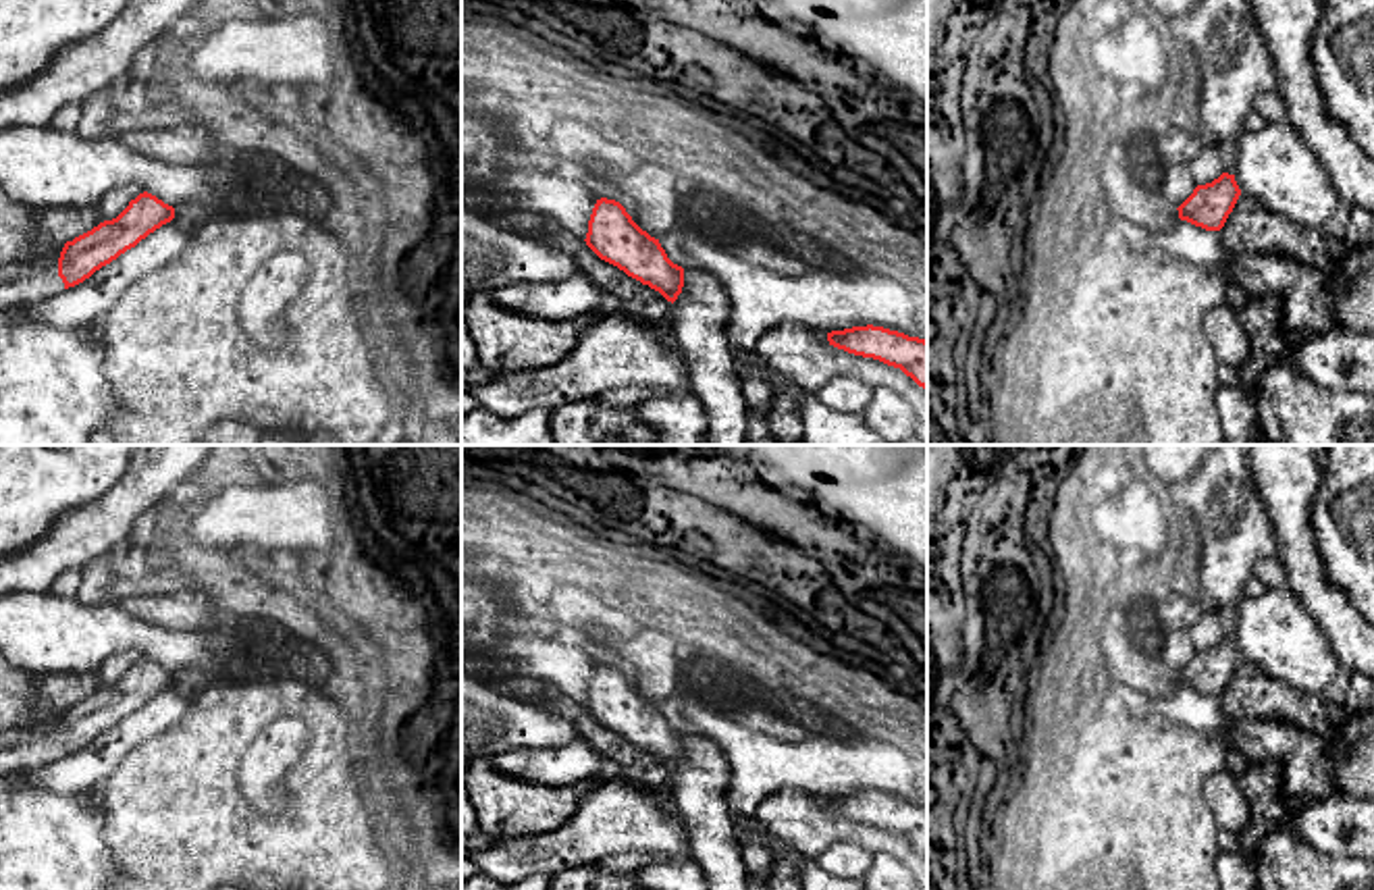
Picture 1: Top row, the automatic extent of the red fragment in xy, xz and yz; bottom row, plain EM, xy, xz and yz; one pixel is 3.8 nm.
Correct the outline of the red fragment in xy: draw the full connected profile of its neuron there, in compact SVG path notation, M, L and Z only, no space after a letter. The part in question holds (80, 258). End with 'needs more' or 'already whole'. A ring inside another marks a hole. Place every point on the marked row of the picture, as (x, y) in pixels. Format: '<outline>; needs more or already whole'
M143 191L116 218L67 241L58 260L0 266L0 312L10 306L37 304L83 283L173 218L173 206Z; needs more

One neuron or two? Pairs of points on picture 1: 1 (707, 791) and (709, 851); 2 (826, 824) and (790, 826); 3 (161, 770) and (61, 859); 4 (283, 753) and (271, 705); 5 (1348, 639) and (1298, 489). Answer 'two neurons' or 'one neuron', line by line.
1: one neuron
2: one neuron
3: two neurons
4: two neurons
5: one neuron

